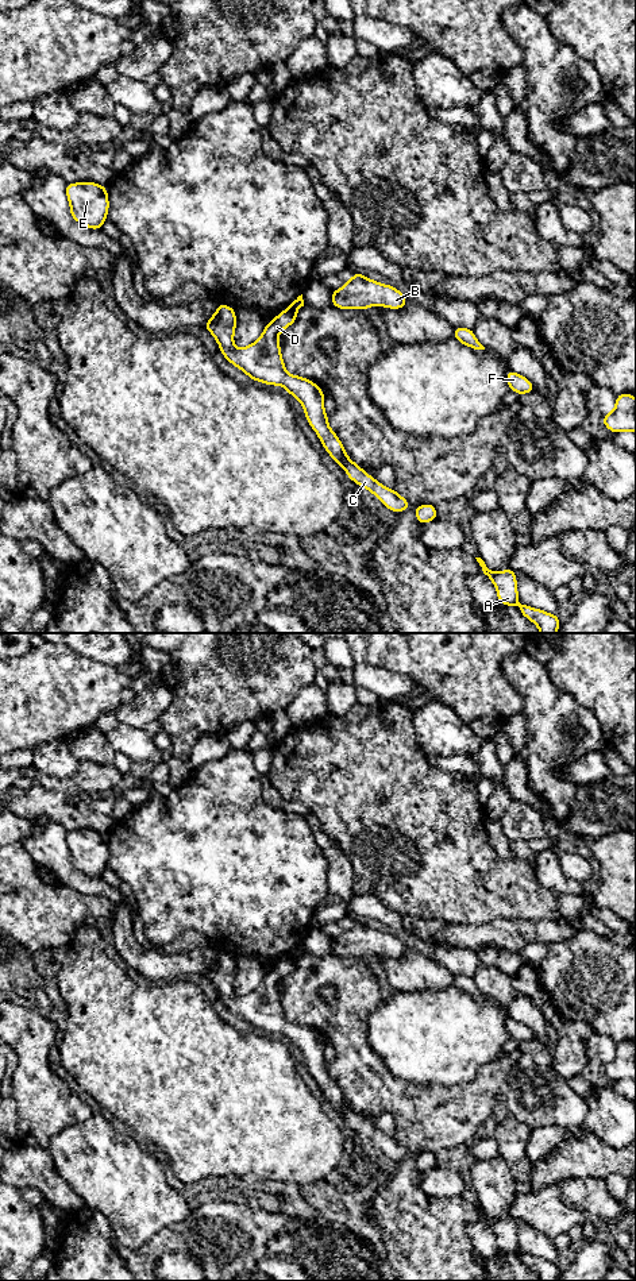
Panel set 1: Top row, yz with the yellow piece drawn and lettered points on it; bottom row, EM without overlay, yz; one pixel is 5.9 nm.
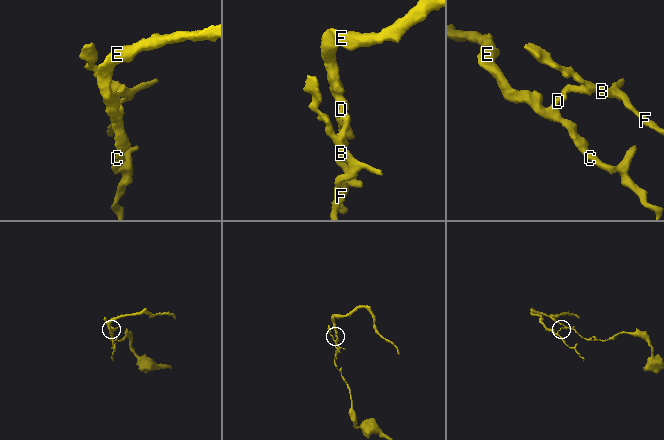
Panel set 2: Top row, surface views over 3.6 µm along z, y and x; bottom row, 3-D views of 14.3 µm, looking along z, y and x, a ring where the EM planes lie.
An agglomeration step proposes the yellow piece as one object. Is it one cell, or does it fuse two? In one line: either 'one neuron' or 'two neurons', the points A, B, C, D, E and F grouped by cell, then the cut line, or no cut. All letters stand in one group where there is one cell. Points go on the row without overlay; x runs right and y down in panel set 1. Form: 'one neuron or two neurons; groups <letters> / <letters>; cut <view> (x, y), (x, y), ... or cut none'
two neurons; groups A C D E / B F; cut yz (289, 956), (297, 957)

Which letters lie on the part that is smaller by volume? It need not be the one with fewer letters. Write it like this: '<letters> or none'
A, C, D, E

